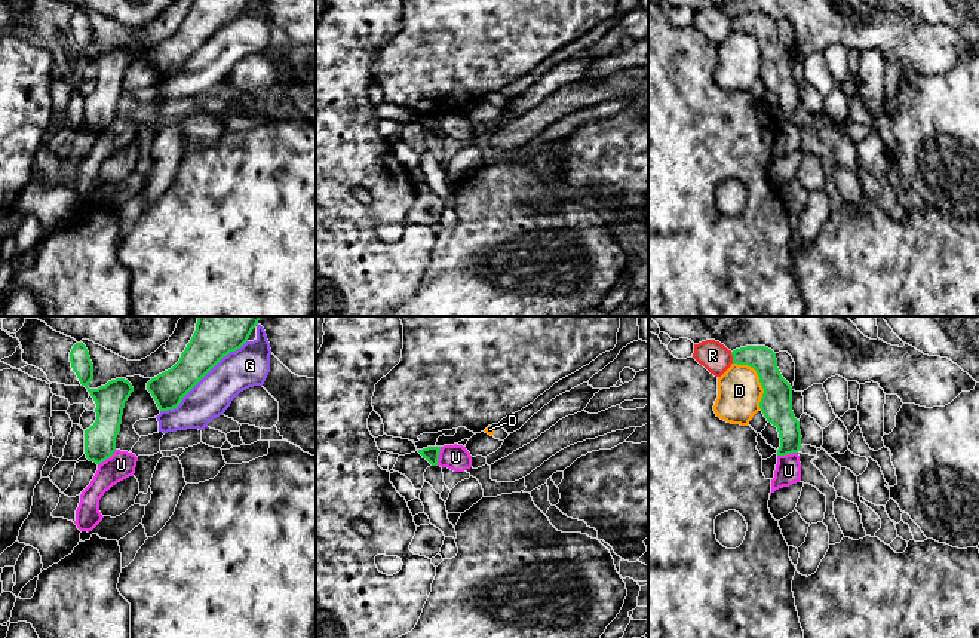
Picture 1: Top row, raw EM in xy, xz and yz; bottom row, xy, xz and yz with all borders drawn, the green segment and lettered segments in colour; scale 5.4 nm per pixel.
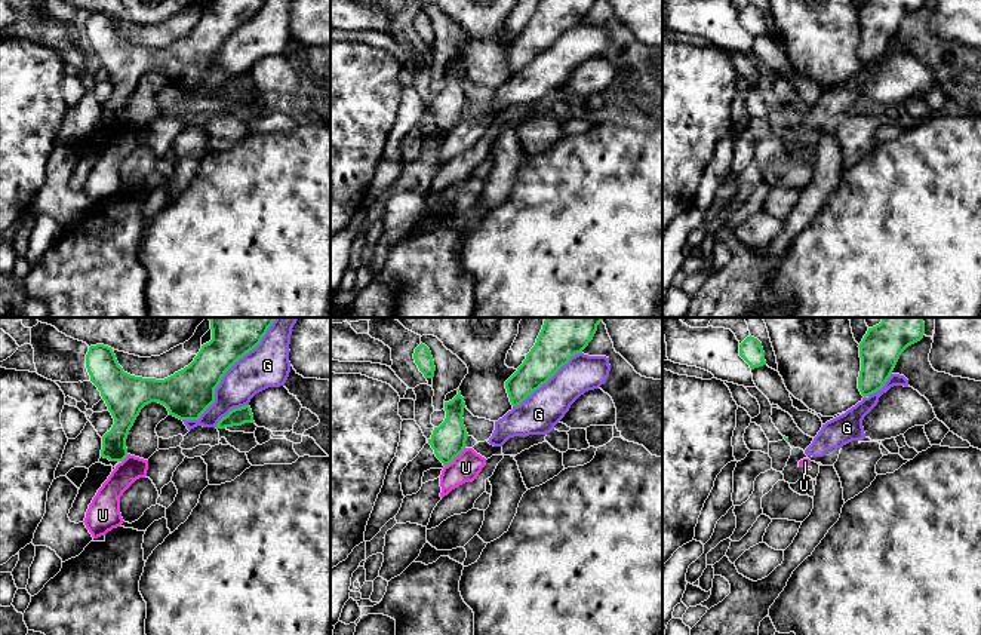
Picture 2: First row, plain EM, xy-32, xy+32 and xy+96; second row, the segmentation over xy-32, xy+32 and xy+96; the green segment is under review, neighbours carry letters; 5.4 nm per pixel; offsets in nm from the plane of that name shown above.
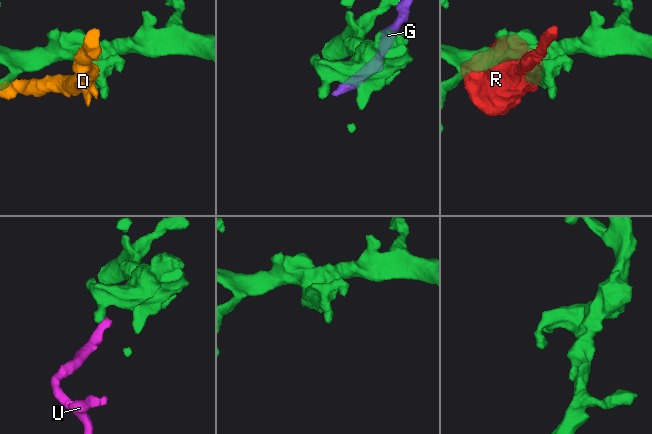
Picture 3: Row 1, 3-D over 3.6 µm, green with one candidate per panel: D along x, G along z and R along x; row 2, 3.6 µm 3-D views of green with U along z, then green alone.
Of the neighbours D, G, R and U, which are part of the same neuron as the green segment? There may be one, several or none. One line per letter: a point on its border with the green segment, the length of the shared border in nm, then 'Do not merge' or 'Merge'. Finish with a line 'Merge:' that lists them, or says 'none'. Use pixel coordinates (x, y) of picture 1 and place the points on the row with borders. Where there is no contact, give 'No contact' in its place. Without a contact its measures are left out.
D: Touches green at yz (760, 379). Shared border 300 nm. Do not merge
G: Touches green at xy (202, 377). Shared border 600 nm. Do not merge
R: Touches green at yz (733, 358). Shared border 70 nm. Do not merge
U: Touches green at yz (786, 453). Shared border 110 nm. Do not merge
Merge: none

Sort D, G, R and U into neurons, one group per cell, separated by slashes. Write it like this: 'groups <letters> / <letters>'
groups D / G U / R

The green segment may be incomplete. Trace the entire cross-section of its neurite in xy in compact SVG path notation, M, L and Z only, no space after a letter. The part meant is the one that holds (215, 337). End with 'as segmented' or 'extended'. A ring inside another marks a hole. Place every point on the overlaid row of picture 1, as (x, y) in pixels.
M197 316L196 331L181 353L179 361L168 371L147 383L160 411L177 408L182 398L230 352L240 349L258 325L261 316Z | as segmented

